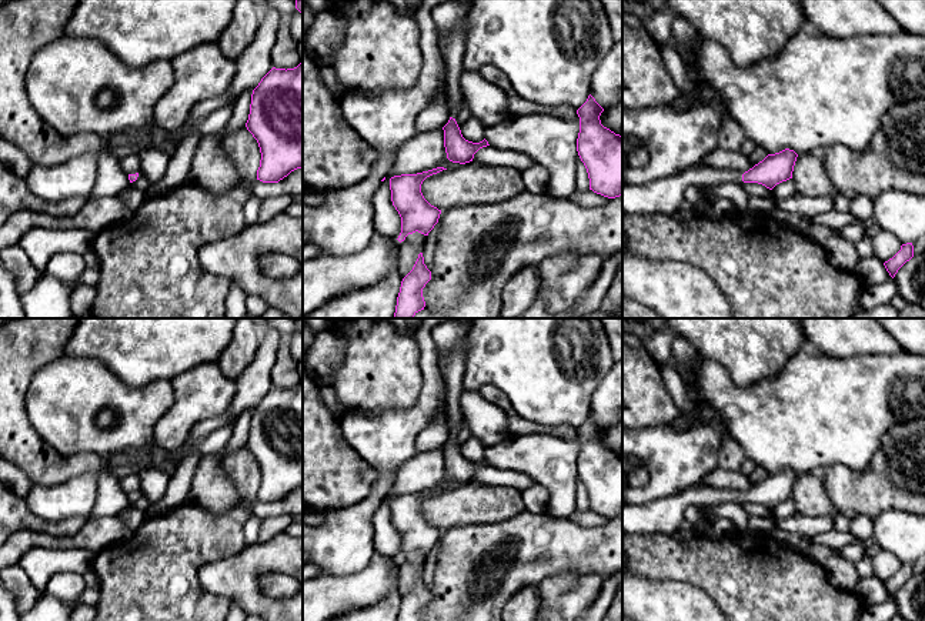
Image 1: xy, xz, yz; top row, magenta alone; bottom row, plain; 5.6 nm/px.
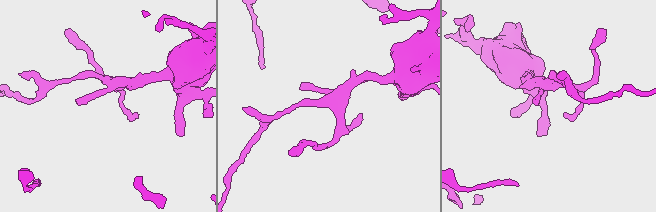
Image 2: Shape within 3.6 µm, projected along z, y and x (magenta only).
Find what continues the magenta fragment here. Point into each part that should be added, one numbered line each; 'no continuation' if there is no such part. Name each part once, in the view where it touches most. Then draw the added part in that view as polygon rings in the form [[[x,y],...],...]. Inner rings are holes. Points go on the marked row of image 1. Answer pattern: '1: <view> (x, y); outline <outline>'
1: yz (664, 196); outline [[[708,166],[691,168],[685,173],[654,180],[641,186],[622,181],[622,214],[665,214],[672,216],[684,201],[682,191],[688,186],[715,186],[721,183],[741,183],[742,174],[727,168]]]

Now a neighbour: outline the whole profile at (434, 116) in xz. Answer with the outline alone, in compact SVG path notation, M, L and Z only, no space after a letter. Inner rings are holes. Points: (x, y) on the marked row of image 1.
M437 94L415 118L417 134L443 128L450 120L447 103L443 94Z

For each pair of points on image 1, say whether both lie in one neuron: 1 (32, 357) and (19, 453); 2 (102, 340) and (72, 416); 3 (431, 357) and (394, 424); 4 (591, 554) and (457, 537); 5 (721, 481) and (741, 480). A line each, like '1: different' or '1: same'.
1: same
2: different
3: same
4: same
5: same

